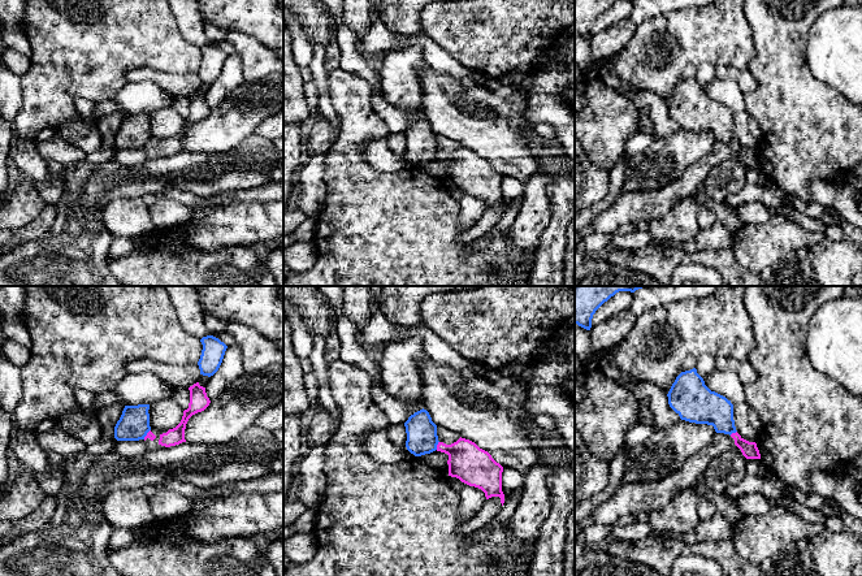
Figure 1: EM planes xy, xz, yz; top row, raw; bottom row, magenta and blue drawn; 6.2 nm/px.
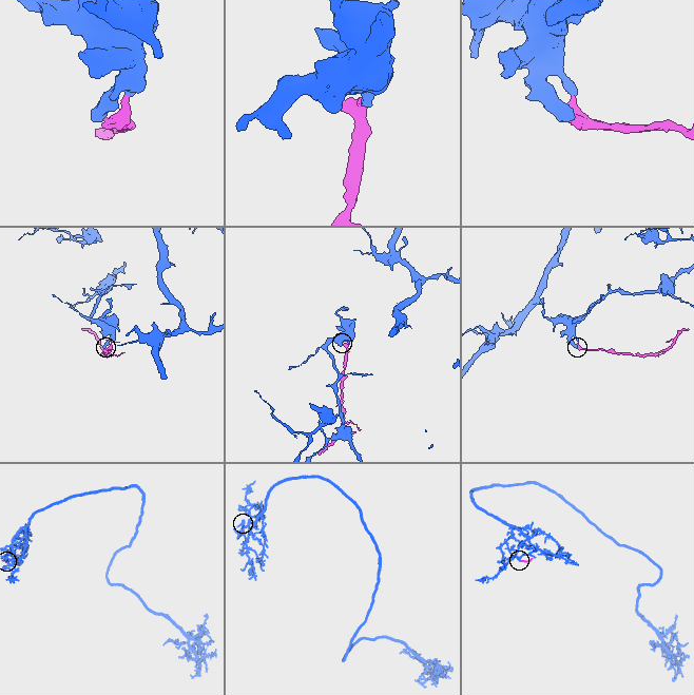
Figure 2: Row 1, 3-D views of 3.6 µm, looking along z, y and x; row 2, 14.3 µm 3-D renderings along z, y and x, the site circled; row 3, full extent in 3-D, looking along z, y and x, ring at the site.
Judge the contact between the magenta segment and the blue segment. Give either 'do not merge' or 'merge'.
do not merge

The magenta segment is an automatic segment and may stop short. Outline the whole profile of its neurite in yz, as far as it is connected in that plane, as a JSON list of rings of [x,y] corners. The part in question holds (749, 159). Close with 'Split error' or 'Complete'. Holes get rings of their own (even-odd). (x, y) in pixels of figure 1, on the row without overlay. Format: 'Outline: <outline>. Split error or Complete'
Outline: [[[737,140],[732,142],[731,144],[716,142],[707,155],[689,165],[680,178],[668,183],[667,186],[653,191],[624,192],[623,195],[618,196],[607,209],[599,212],[592,220],[592,222],[588,225],[589,231],[612,235],[623,225],[636,224],[640,221],[651,222],[653,220],[662,217],[684,199],[692,198],[696,194],[697,187],[703,183],[709,170],[712,166],[732,159],[735,153],[741,159],[746,168],[761,168],[761,163],[755,151],[744,148]]]. Split error

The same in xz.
Outline: [[[437,135],[437,144],[439,150],[437,160],[449,164],[449,185],[481,198],[486,208],[499,205],[503,215],[503,176],[488,160],[480,157],[472,150],[462,147],[455,140]]]. Split error

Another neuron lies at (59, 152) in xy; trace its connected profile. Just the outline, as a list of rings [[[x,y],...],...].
[[[53,135],[47,140],[36,142],[36,151],[52,166],[59,169],[77,164],[87,155],[59,135]]]

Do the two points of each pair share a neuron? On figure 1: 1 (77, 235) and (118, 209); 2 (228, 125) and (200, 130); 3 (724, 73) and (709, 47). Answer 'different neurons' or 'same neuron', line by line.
1: different neurons
2: same neuron
3: different neurons

